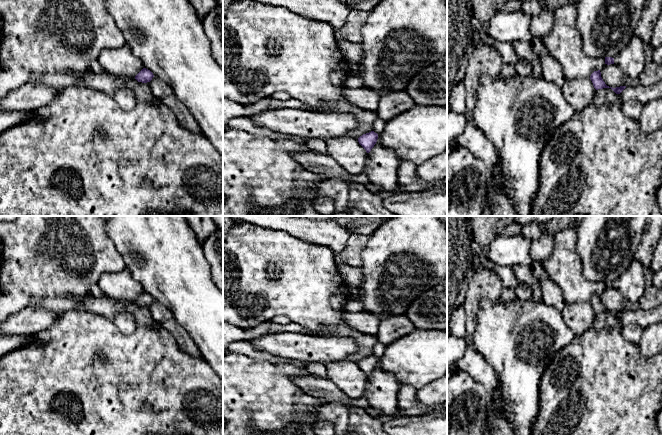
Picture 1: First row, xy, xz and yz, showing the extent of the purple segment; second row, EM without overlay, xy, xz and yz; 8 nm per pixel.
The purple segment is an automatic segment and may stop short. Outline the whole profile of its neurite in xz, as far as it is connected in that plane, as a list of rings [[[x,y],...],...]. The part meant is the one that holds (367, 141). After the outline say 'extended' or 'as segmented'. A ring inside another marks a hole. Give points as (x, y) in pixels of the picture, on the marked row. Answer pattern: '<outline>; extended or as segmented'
[[[374,131],[363,134],[358,138],[359,144],[366,150],[367,153],[371,151],[378,139],[378,134]]]; as segmented

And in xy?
[[[143,68],[136,76],[135,76],[135,79],[138,81],[138,82],[142,82],[142,83],[147,83],[147,82],[150,82],[152,80],[152,78],[154,77],[153,73],[146,69],[146,68]]]; as segmented

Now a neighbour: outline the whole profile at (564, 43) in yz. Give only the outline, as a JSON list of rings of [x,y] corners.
[[[574,5],[558,7],[554,11],[552,31],[542,39],[549,56],[560,64],[566,80],[590,77],[594,71],[605,66],[605,58],[589,57],[584,53],[576,17]]]

